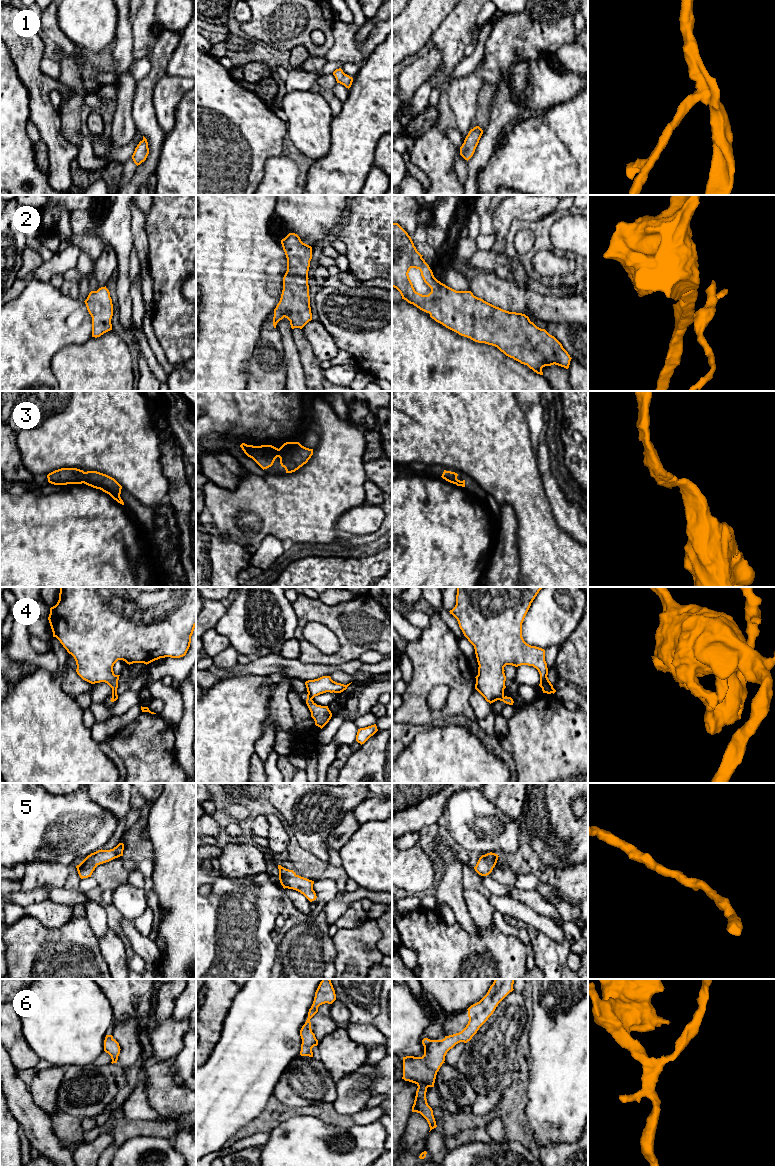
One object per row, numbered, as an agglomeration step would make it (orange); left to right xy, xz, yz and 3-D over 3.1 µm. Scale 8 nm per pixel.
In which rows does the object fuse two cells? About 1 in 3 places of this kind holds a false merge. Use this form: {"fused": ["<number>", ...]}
{"fused": ["4"]}

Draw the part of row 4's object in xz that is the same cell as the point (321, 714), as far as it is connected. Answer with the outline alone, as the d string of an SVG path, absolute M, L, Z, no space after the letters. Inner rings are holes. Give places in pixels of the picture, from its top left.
M309 698L306 699L306 704L311 712L311 717L315 721L315 725L322 729L332 717L332 713L328 706L317 705Z

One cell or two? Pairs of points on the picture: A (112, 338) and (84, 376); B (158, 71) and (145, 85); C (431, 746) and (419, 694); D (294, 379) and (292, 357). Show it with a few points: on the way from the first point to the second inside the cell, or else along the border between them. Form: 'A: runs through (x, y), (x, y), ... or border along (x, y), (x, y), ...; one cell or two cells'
A: runs through (109, 347), (109, 351), (93, 367); one cell
B: runs through (155, 74), (148, 82); one cell
C: border along (430, 725), (426, 727); two cells
D: runs through (294, 374), (293, 362); one cell

